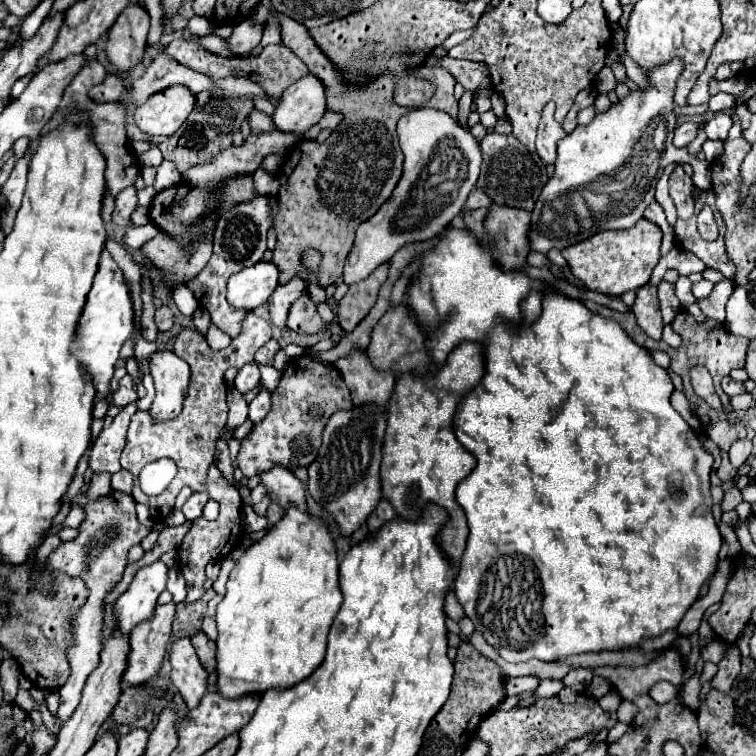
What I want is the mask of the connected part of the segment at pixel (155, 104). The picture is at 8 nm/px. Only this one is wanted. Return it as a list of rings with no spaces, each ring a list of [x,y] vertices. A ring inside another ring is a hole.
[[[171,85],[167,91],[151,95],[133,117],[137,127],[149,135],[173,135],[197,107],[195,93],[183,85]]]

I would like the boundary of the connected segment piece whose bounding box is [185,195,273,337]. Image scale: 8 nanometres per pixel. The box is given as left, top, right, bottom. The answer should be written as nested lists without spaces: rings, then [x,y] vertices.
[[[257,195],[251,201],[231,207],[217,221],[217,239],[215,239],[215,247],[213,247],[213,255],[211,255],[209,263],[197,277],[193,277],[185,283],[193,291],[197,301],[203,307],[207,307],[207,311],[211,313],[211,321],[229,337],[235,337],[241,331],[241,321],[243,321],[245,311],[235,311],[227,303],[227,299],[225,299],[227,279],[233,273],[241,271],[243,267],[255,265],[257,261],[263,259],[263,253],[267,249],[267,231],[271,229],[271,225],[273,225],[273,207],[271,207],[269,195]]]

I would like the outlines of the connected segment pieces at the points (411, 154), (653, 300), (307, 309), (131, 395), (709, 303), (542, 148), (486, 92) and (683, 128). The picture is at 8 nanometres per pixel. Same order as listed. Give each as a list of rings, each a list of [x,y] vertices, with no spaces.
[[[429,107],[411,109],[399,119],[397,133],[407,163],[391,199],[357,229],[357,239],[343,273],[347,285],[363,281],[373,269],[389,261],[405,243],[425,241],[441,233],[447,223],[463,211],[479,177],[479,143],[451,115],[435,113],[435,109]]]
[[[641,287],[637,291],[637,299],[631,307],[631,311],[637,317],[639,327],[655,341],[662,338],[663,319],[659,311],[659,299],[657,299],[657,287]]]
[[[305,293],[301,295],[289,309],[287,315],[287,327],[297,331],[297,333],[317,333],[319,329],[329,329],[332,335],[339,335],[342,337],[344,331],[337,322],[331,324],[323,323],[323,319],[317,313],[317,305],[313,303],[313,299]]]
[[[125,375],[125,377],[119,381],[119,389],[111,395],[111,403],[113,403],[115,407],[121,407],[121,399],[125,399],[125,397],[127,397],[129,403],[131,403],[131,399],[137,399],[137,391],[135,391],[133,381],[131,381],[129,375]]]
[[[721,281],[713,287],[711,295],[705,297],[705,299],[699,299],[699,307],[701,311],[709,317],[709,319],[715,319],[715,321],[725,321],[725,303],[729,299],[729,295],[733,293],[733,281]]]
[[[551,101],[543,109],[543,117],[537,131],[537,153],[545,163],[555,163],[557,141],[567,135],[565,129],[553,119],[553,113],[555,113],[555,103]]]
[[[487,85],[487,87],[481,87],[481,89],[477,89],[477,91],[473,91],[475,105],[479,107],[479,113],[483,113],[483,111],[489,111],[489,109],[491,109],[491,101],[489,101],[491,93],[493,93],[493,89],[491,89],[489,85]]]
[[[687,121],[687,123],[681,123],[677,129],[675,129],[675,147],[687,147],[693,139],[695,139],[695,121]]]

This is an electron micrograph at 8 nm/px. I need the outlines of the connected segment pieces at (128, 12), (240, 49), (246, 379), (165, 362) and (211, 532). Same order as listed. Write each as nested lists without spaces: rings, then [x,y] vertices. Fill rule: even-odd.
[[[129,3],[115,21],[115,27],[111,27],[105,51],[117,73],[125,73],[141,61],[147,47],[149,23],[147,9],[141,3]]]
[[[245,19],[235,25],[233,35],[229,37],[229,43],[237,55],[243,55],[253,51],[261,43],[261,37],[263,37],[263,25],[253,23],[251,19]]]
[[[249,363],[245,367],[239,369],[237,377],[235,377],[235,387],[239,389],[239,393],[245,393],[245,391],[251,391],[259,385],[261,381],[261,375],[259,375],[259,369],[255,363]]]
[[[157,349],[149,359],[149,369],[155,379],[155,401],[149,413],[157,419],[171,419],[179,415],[185,389],[189,387],[189,365],[169,349]]]
[[[213,465],[209,469],[209,477],[207,477],[207,487],[209,491],[223,491],[223,509],[217,517],[217,521],[207,521],[207,519],[195,519],[191,529],[187,531],[187,535],[183,537],[183,543],[181,543],[181,553],[179,553],[179,571],[183,573],[185,581],[187,581],[187,599],[185,601],[197,601],[205,589],[203,589],[203,583],[205,583],[205,565],[211,561],[211,559],[223,559],[227,557],[237,545],[239,545],[239,539],[241,539],[241,495],[239,495],[239,489],[235,485],[231,485],[223,475],[221,471],[217,469],[217,465]]]

